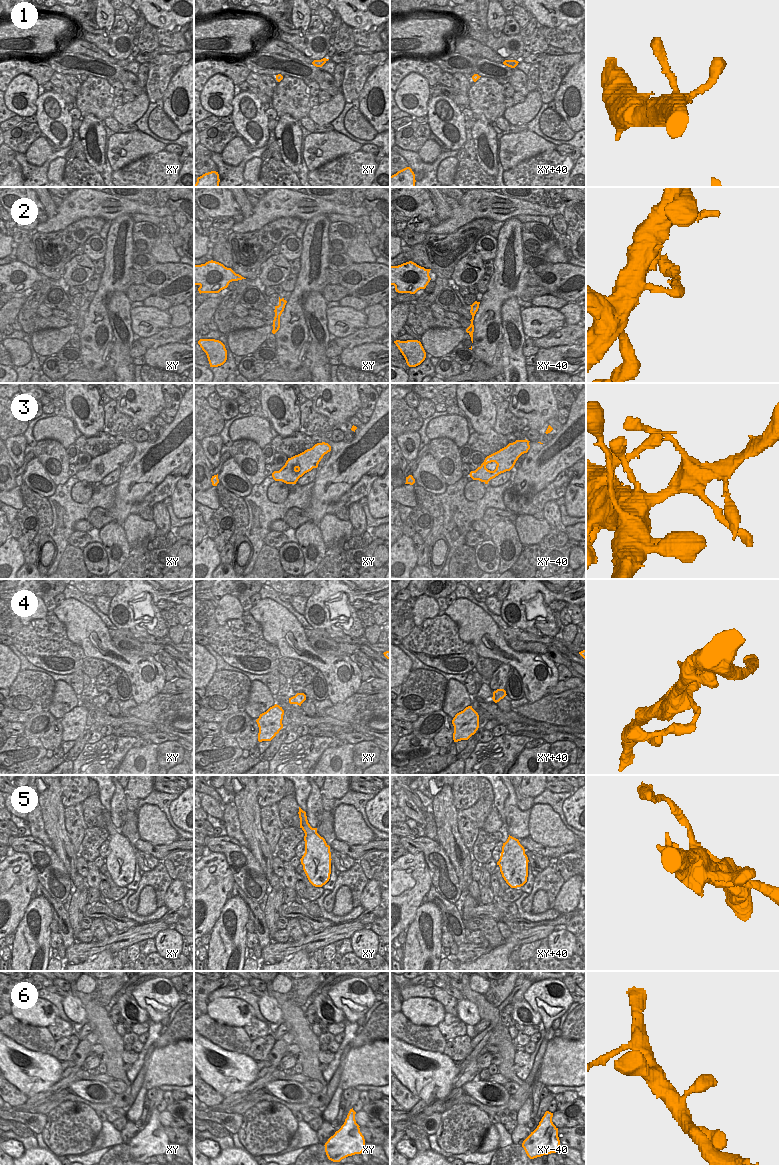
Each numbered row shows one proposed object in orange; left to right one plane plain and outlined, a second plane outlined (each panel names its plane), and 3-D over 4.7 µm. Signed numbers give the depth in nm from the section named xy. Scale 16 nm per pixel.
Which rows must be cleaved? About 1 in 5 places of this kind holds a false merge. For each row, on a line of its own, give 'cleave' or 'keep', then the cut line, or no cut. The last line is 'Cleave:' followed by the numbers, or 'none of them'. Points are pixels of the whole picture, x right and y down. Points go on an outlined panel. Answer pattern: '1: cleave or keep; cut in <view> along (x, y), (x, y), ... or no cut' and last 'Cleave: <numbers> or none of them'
1: keep; no cut
2: keep; no cut
3: keep; no cut
4: keep; no cut
5: cleave; cut in xy along (316, 832), (305, 834)
6: keep; no cut
Cleave: 5

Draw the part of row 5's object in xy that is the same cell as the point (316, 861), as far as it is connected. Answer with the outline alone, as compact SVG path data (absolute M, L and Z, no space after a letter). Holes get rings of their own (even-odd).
M318 833L305 834L305 853L301 864L309 882L315 887L325 885L331 874L330 846Z

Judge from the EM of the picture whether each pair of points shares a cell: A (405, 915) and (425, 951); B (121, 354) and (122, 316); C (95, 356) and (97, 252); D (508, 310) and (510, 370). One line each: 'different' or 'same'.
A: different
B: same
C: different
D: same

